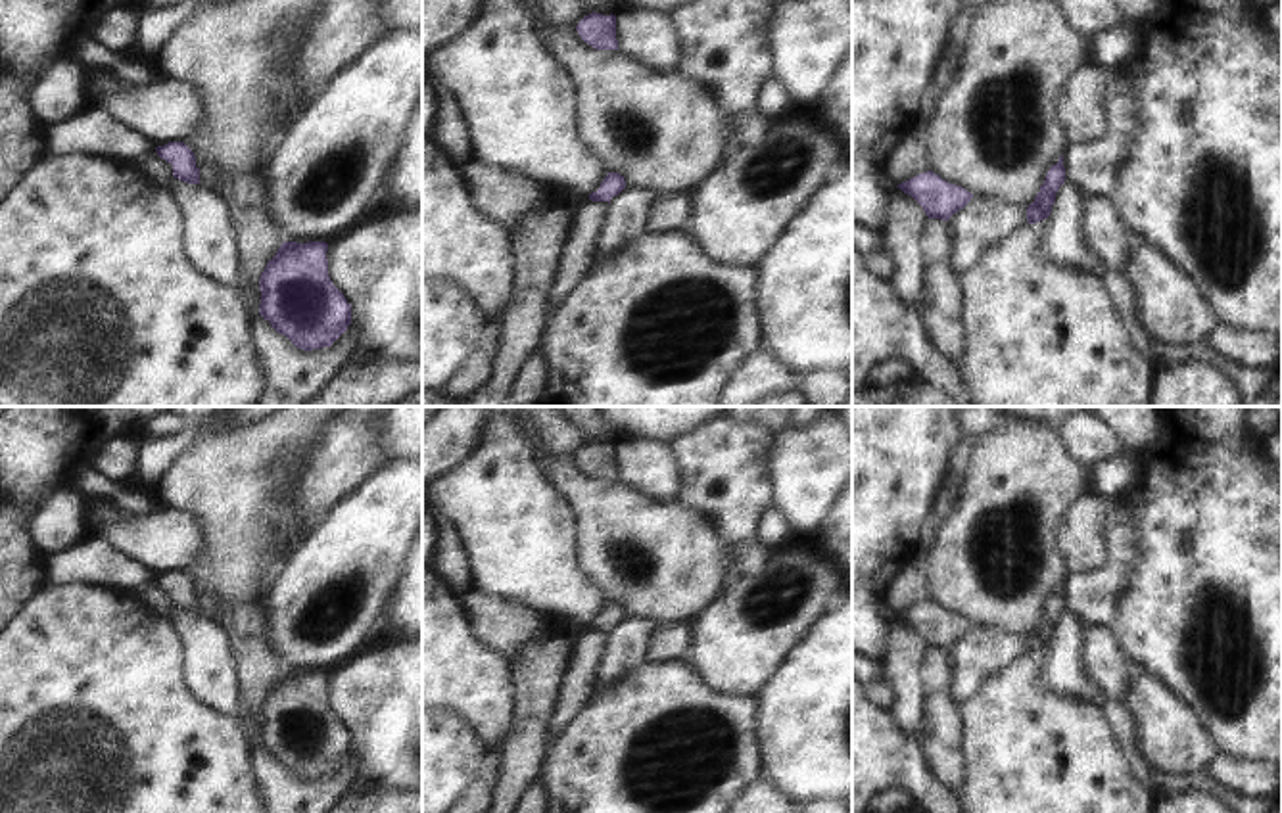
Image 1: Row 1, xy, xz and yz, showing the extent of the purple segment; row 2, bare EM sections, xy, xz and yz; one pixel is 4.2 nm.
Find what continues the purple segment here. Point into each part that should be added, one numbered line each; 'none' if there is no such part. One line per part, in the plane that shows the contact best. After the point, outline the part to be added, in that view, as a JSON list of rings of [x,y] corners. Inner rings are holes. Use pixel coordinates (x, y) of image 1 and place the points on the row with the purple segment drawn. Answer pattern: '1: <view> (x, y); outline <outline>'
none

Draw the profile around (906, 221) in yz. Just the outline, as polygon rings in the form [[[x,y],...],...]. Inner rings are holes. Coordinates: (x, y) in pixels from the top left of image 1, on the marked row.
[[[892,188],[889,197],[890,221],[887,228],[887,251],[894,259],[890,286],[902,303],[919,309],[921,297],[927,291],[919,240],[929,217],[923,207],[900,188]]]

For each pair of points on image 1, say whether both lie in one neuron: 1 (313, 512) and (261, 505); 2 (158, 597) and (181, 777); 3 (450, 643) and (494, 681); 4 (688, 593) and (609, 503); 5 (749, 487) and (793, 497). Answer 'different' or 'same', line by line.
1: different
2: different
3: same
4: same
5: different

